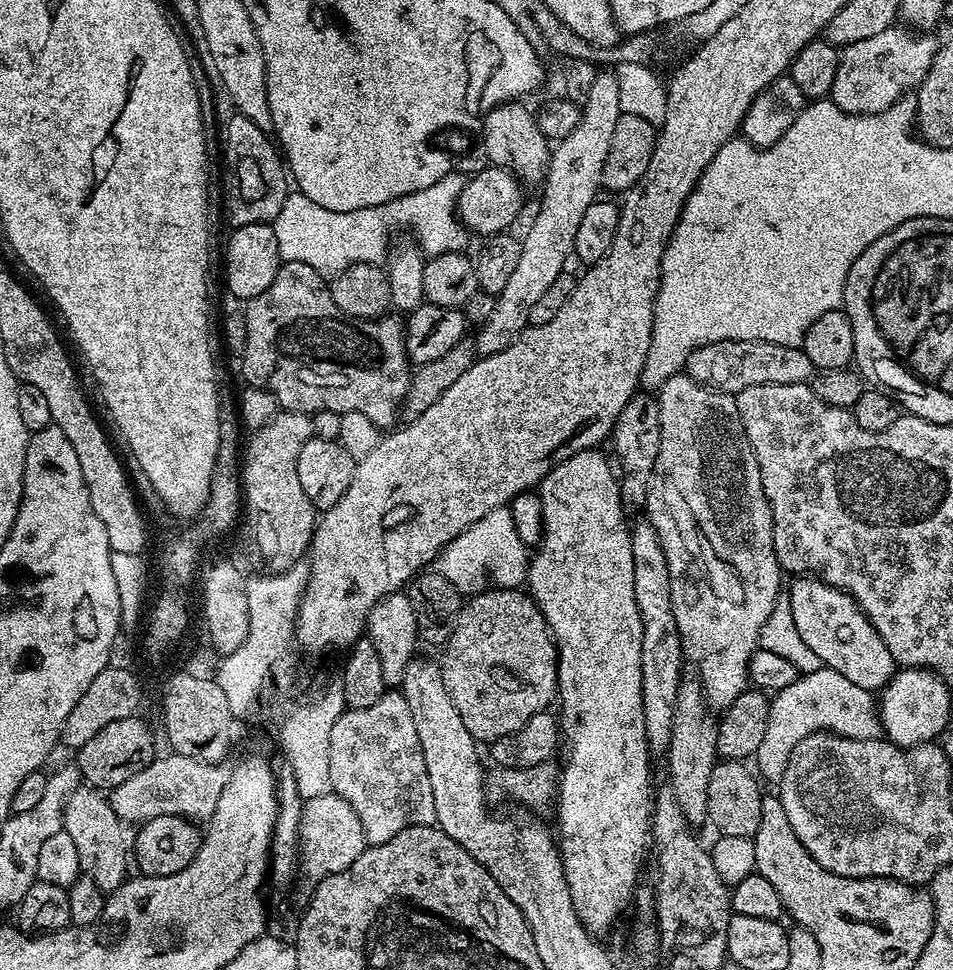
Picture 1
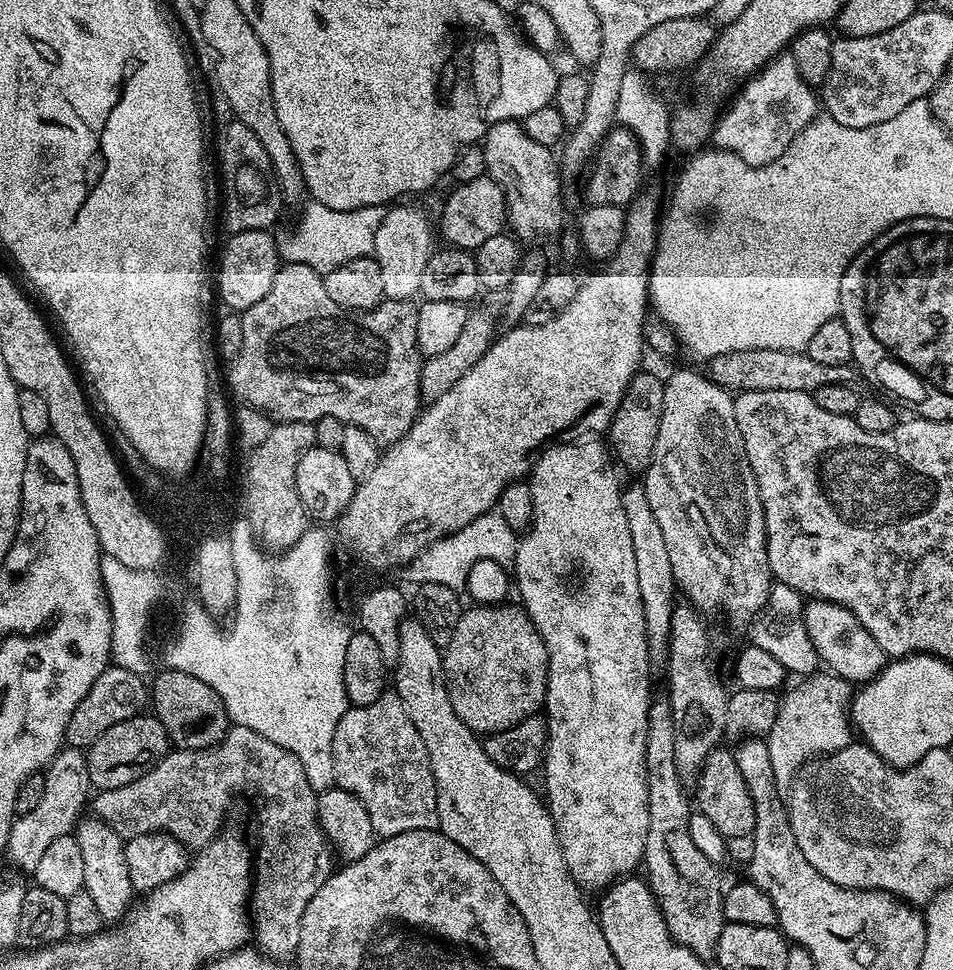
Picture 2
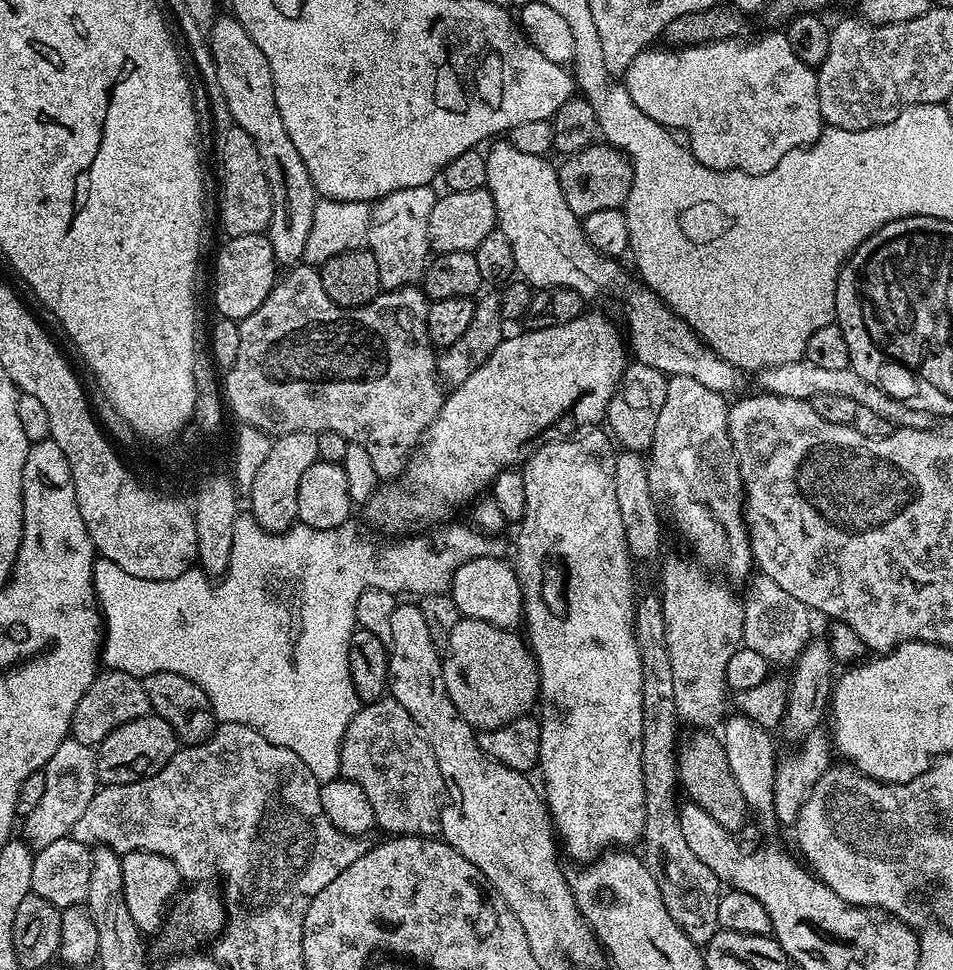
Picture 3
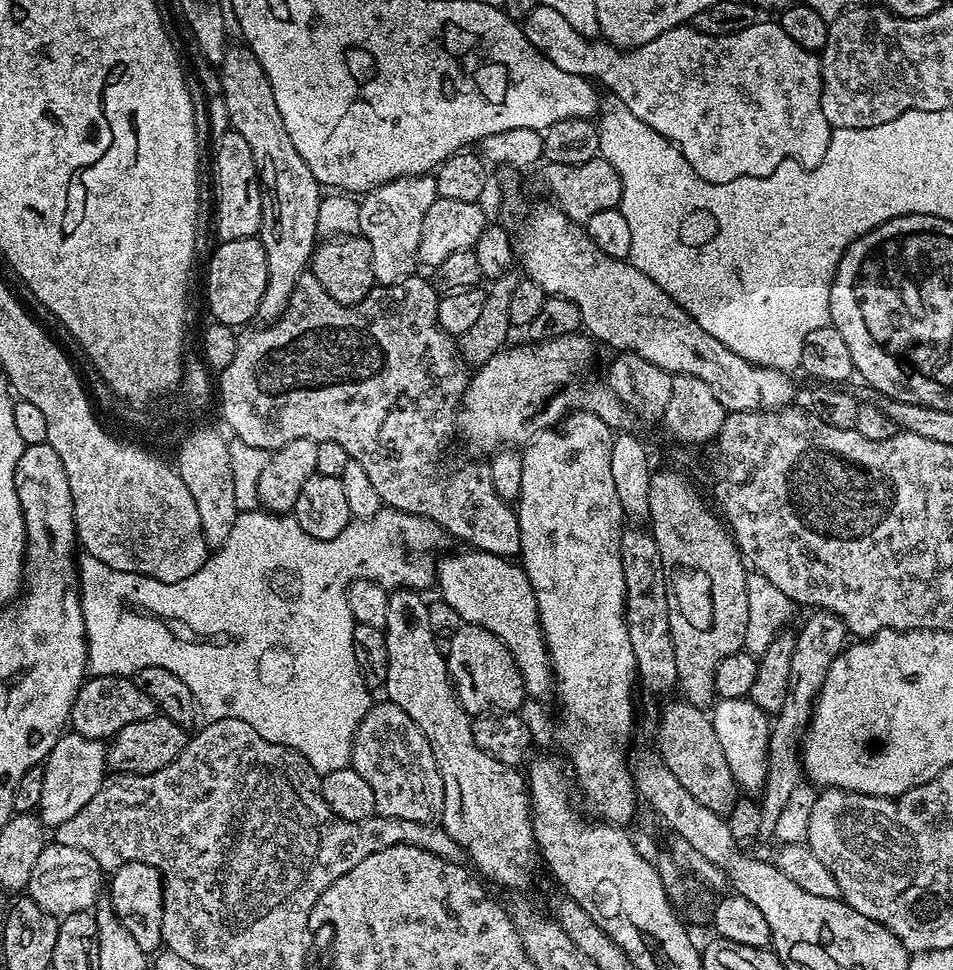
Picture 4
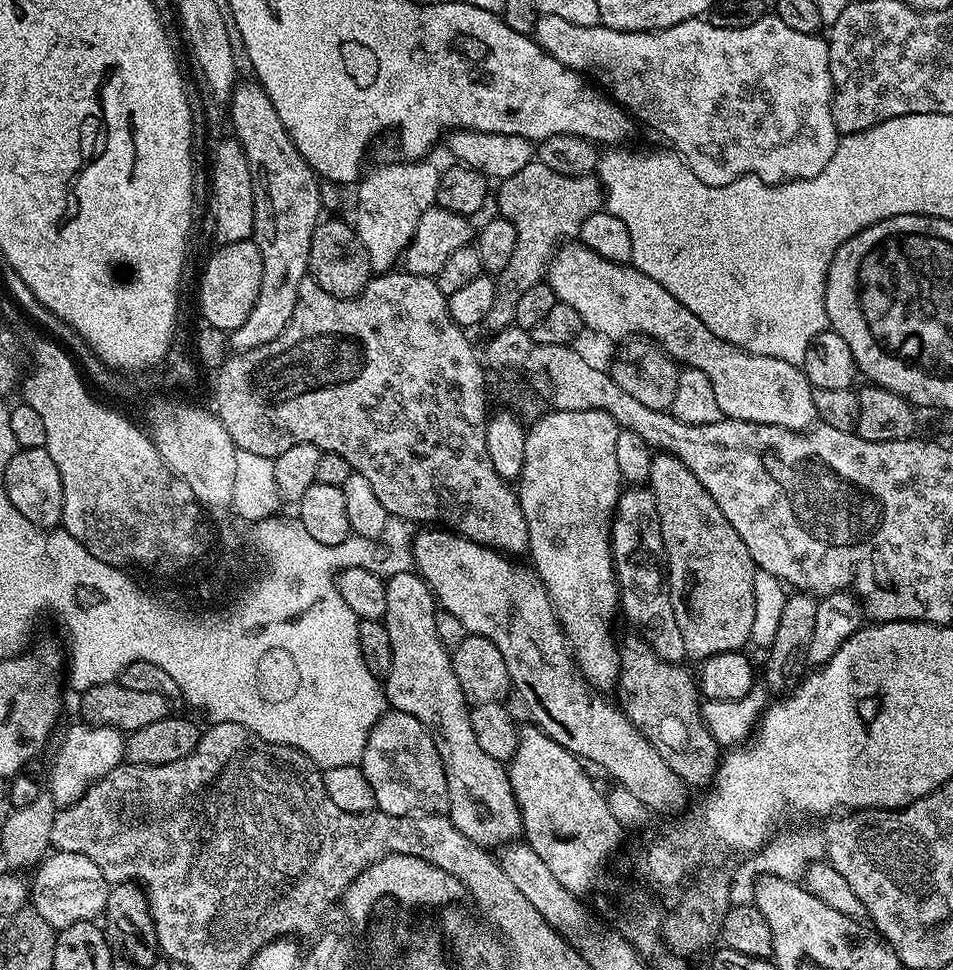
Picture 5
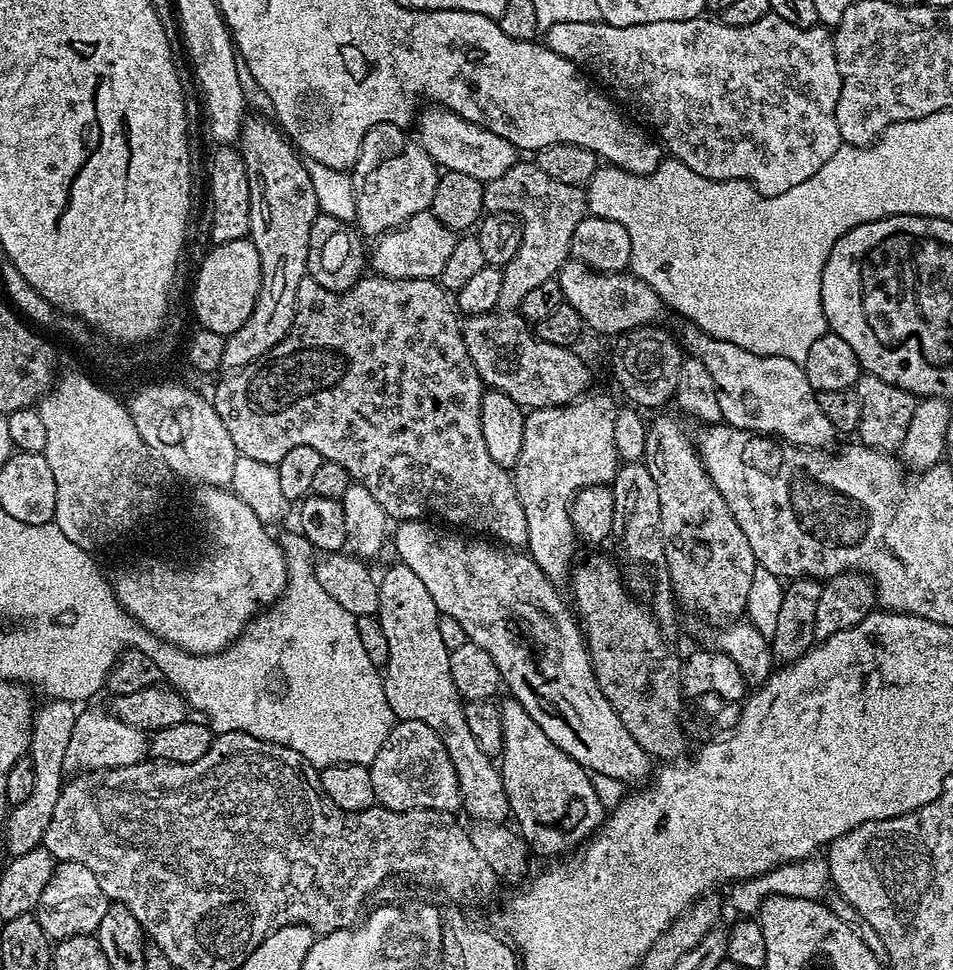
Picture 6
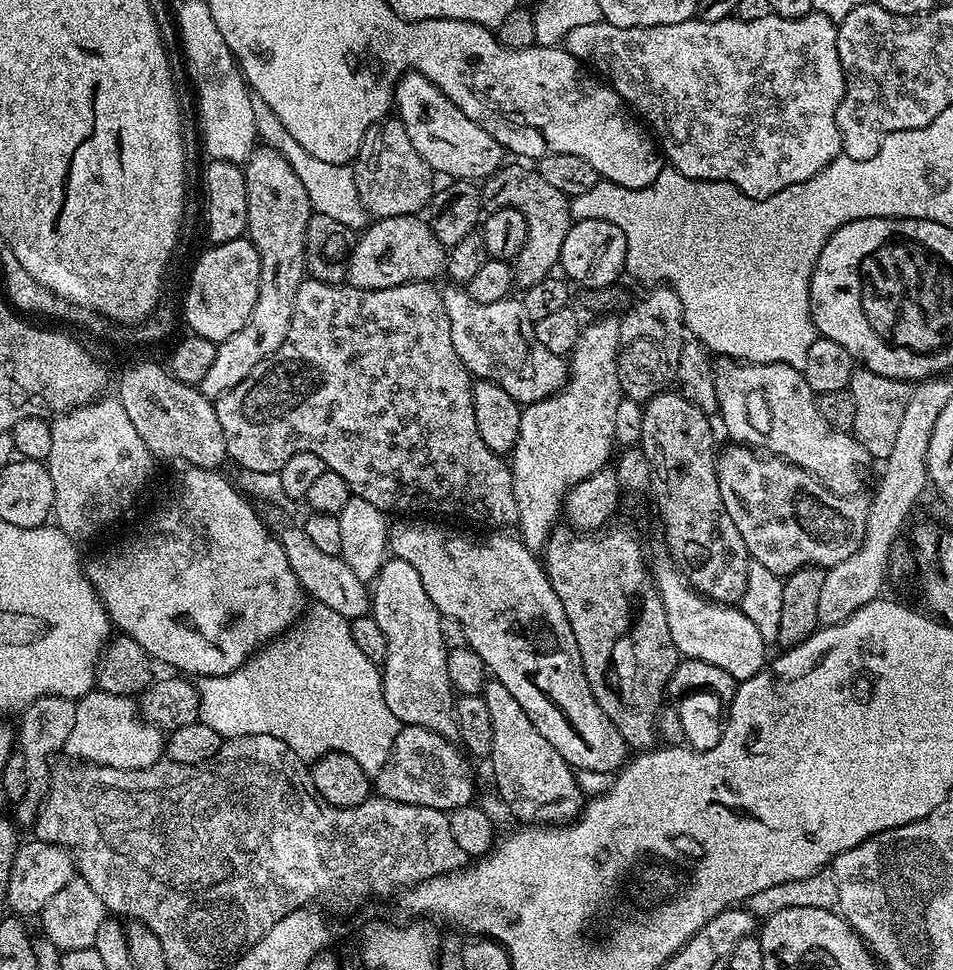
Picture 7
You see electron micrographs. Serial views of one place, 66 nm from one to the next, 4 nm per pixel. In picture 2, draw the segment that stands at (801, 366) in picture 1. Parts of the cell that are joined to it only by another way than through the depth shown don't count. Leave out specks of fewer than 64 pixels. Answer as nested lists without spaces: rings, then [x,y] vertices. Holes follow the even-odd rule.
[[[738,350],[734,354],[714,356],[707,361],[706,372],[713,382],[720,388],[727,388],[733,394],[749,392],[750,390],[798,390],[815,394],[821,386],[831,384],[851,385],[852,379],[857,379],[858,372],[855,367],[843,364],[842,366],[822,366],[808,356],[807,351],[786,352],[784,350]]]

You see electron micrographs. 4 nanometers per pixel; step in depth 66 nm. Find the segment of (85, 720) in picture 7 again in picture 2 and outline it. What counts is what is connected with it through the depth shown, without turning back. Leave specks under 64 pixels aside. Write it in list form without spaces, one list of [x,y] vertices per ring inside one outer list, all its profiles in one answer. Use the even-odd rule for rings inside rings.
[[[61,747],[44,772],[44,785],[46,794],[42,794],[38,806],[34,806],[30,814],[22,814],[13,819],[6,849],[6,855],[28,874],[35,873],[38,861],[42,854],[46,854],[46,849],[50,847],[50,842],[54,842],[54,838],[62,838],[75,829],[81,819],[80,811],[83,810],[84,803],[87,800],[89,803],[93,787],[90,782],[87,755],[78,748]]]

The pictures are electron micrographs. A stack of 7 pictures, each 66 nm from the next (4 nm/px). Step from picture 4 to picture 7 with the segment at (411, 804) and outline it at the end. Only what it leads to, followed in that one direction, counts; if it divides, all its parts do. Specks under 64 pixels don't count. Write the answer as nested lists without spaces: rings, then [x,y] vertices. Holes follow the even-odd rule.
[[[409,724],[401,727],[398,738],[394,738],[394,746],[390,750],[390,758],[386,758],[386,766],[382,766],[382,770],[374,777],[374,788],[379,795],[394,802],[430,806],[439,812],[453,812],[456,808],[467,808],[473,803],[472,795],[476,792],[476,784],[472,781],[472,768],[468,763],[469,757],[453,741],[434,730]]]

